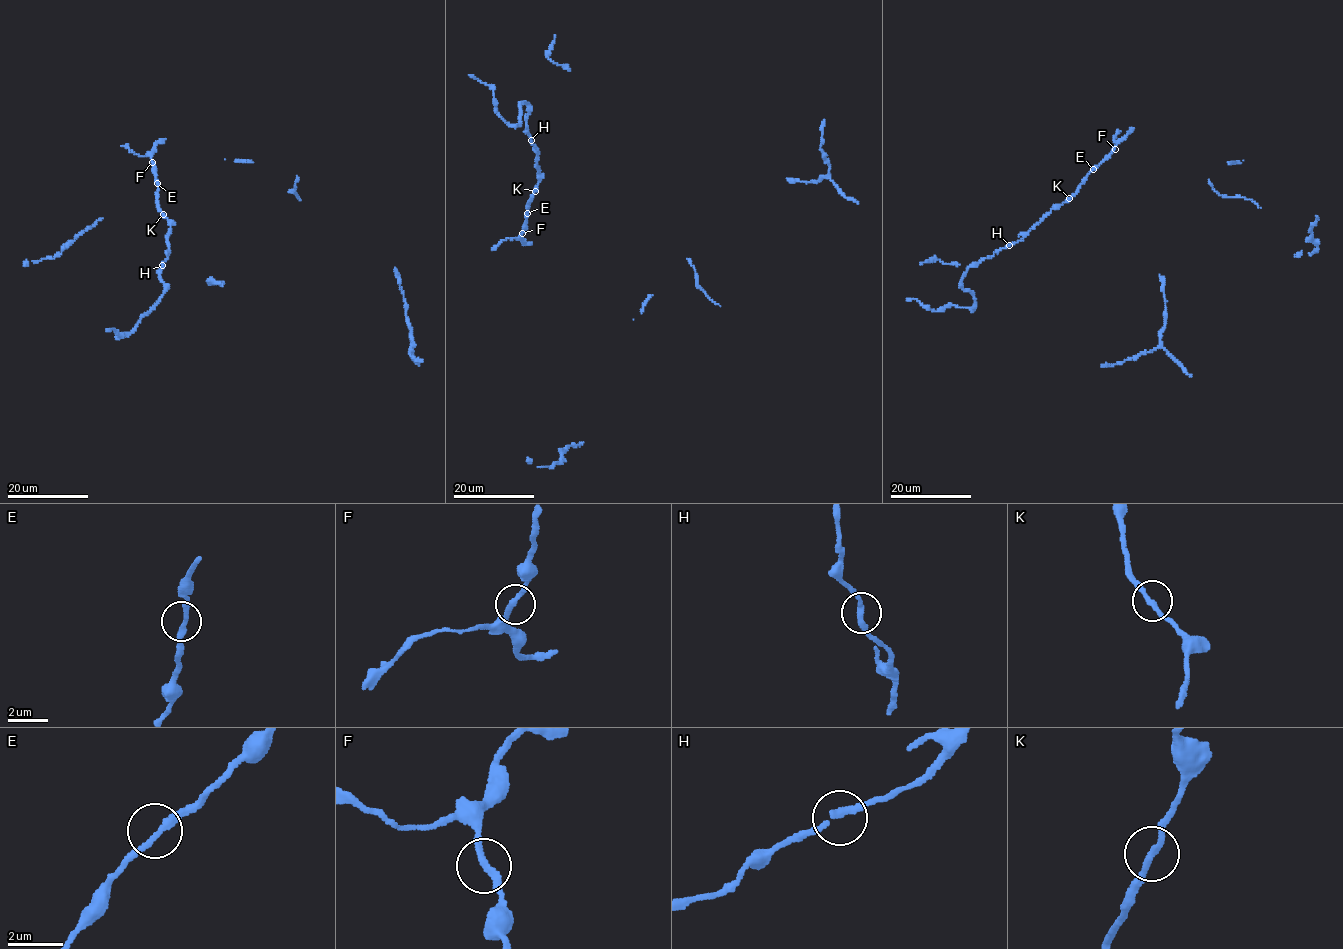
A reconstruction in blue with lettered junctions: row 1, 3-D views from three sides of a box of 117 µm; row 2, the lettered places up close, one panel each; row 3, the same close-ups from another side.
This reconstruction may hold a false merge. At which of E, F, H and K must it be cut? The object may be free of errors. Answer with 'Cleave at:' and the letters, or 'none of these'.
Cleave at: none of these

